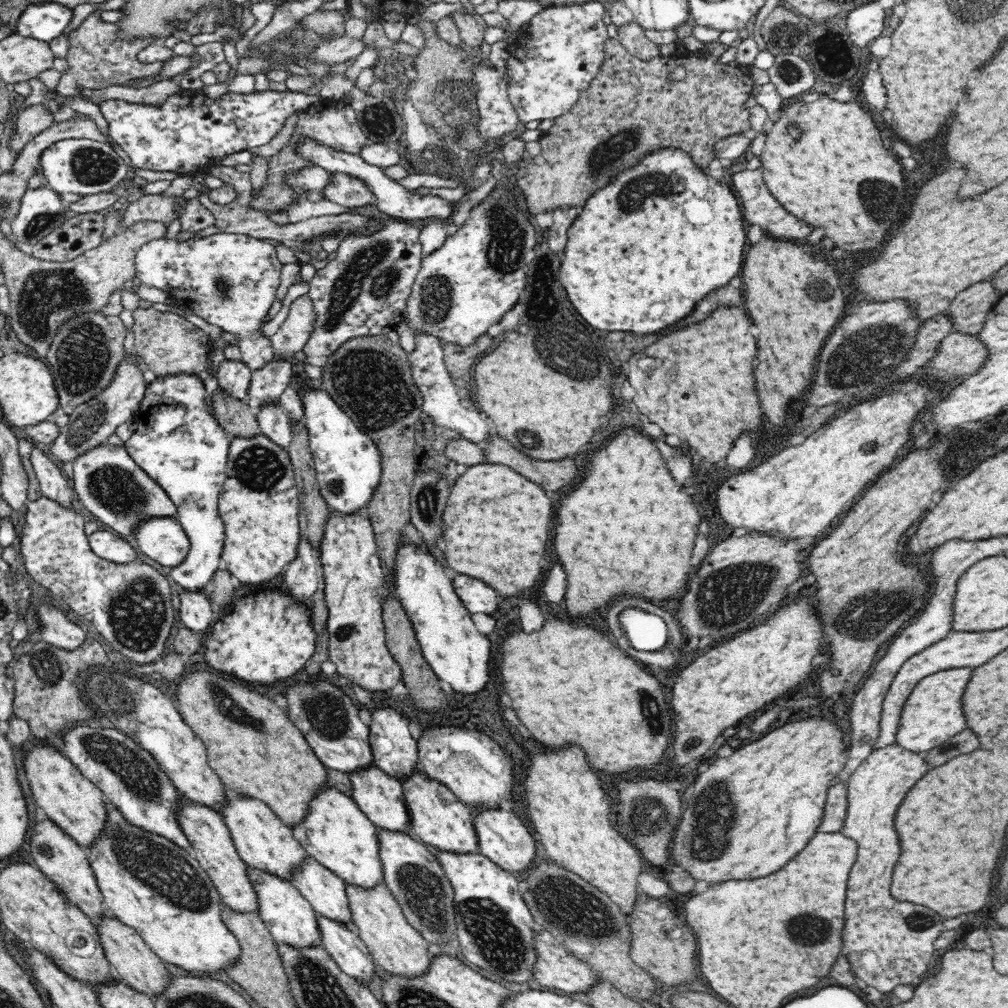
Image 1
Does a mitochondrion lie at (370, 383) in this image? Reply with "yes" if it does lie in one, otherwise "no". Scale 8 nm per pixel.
yes

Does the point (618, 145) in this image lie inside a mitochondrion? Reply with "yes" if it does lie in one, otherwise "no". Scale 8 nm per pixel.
yes

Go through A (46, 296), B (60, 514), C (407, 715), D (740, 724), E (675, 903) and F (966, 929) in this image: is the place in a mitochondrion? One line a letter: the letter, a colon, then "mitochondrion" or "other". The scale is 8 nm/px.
A: mitochondrion
B: other
C: other
D: other
E: other
F: other

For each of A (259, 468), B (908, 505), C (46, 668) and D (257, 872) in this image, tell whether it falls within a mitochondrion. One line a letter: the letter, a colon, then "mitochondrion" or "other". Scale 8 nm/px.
A: mitochondrion
B: other
C: mitochondrion
D: other

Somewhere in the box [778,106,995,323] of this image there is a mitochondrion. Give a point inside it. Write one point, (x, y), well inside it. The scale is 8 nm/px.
(880, 198)

